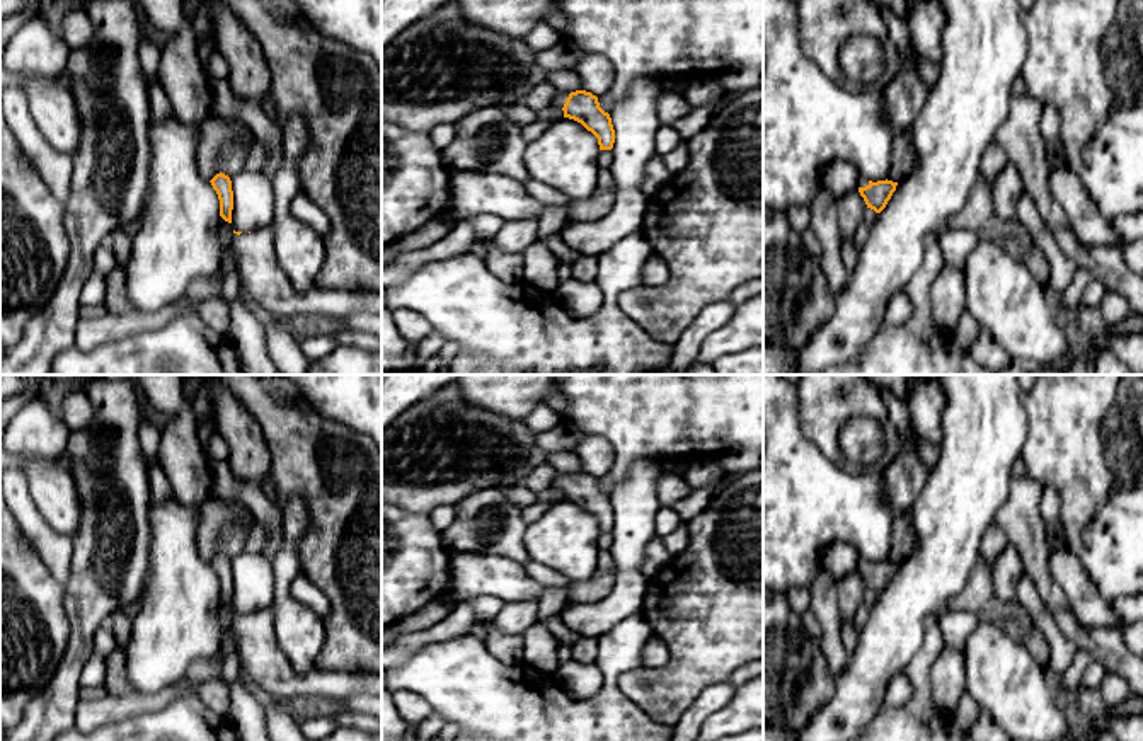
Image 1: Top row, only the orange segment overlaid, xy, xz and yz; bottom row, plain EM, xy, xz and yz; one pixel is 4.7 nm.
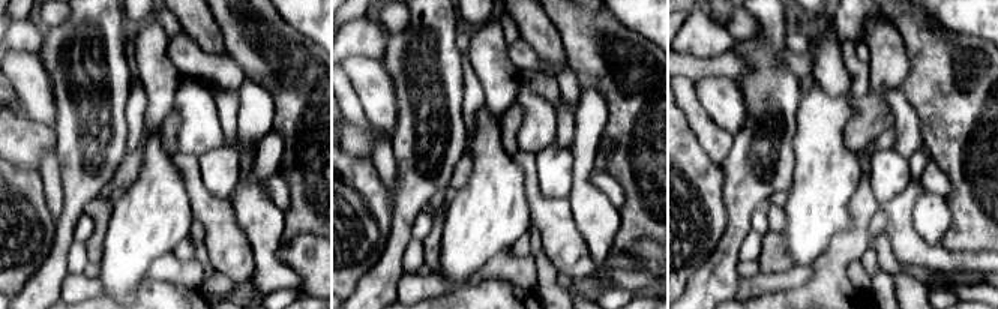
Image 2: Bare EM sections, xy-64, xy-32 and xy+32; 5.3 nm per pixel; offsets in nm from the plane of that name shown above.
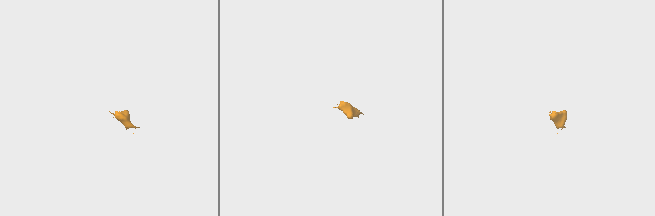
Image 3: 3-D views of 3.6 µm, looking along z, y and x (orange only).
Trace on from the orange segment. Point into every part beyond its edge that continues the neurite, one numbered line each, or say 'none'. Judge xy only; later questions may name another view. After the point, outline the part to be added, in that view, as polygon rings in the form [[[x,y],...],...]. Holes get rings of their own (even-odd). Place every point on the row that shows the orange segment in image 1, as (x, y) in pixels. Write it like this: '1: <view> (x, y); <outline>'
1: xy (259, 269); [[[273,225],[250,233],[235,233],[230,254],[238,261],[235,276],[273,320],[283,322],[303,313],[337,319],[359,312],[382,315],[382,291],[315,288],[300,293],[278,262]]]

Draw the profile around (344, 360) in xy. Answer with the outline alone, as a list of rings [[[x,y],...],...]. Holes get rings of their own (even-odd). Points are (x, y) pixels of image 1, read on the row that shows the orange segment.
[[[339,344],[324,358],[310,361],[307,375],[382,375],[382,349]]]

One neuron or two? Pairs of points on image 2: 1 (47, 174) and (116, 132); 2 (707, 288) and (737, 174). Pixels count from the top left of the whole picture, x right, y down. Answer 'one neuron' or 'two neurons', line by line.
1: two neurons
2: one neuron

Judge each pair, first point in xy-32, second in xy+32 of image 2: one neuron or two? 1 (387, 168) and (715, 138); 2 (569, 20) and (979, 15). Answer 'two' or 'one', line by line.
1: one
2: two

